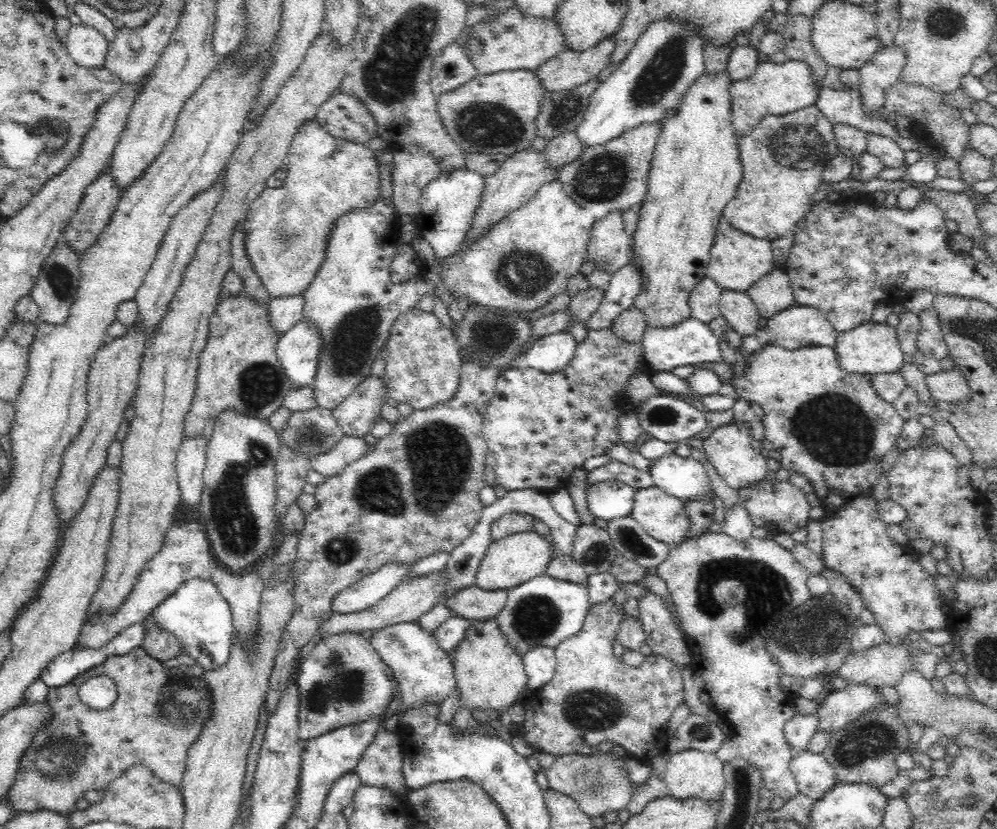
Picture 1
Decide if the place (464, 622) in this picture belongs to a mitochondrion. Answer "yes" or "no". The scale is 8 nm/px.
no

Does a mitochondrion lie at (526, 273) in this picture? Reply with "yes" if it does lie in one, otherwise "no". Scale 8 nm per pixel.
yes

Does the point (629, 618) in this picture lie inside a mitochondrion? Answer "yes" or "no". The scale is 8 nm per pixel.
no

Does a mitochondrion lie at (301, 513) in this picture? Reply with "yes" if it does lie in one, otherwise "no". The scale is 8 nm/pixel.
no

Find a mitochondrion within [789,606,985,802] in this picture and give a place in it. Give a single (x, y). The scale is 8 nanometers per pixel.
(869, 739)

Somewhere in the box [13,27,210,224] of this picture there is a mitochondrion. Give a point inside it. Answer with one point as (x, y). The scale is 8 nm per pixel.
(50, 139)

